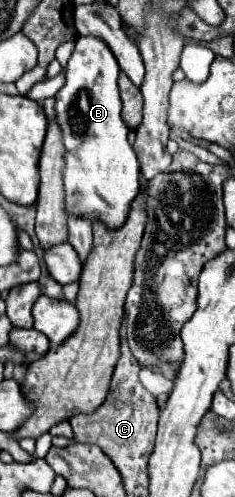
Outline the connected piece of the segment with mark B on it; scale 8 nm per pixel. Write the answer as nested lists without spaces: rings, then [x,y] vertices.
[[[79,36],[75,42],[75,50],[69,58],[65,70],[67,82],[55,96],[55,112],[57,122],[63,132],[63,144],[67,150],[65,156],[65,202],[67,212],[83,214],[89,220],[101,220],[109,228],[119,228],[129,212],[131,200],[139,192],[139,162],[135,150],[127,142],[127,124],[121,118],[121,96],[119,96],[119,66],[109,46],[93,36]]]

